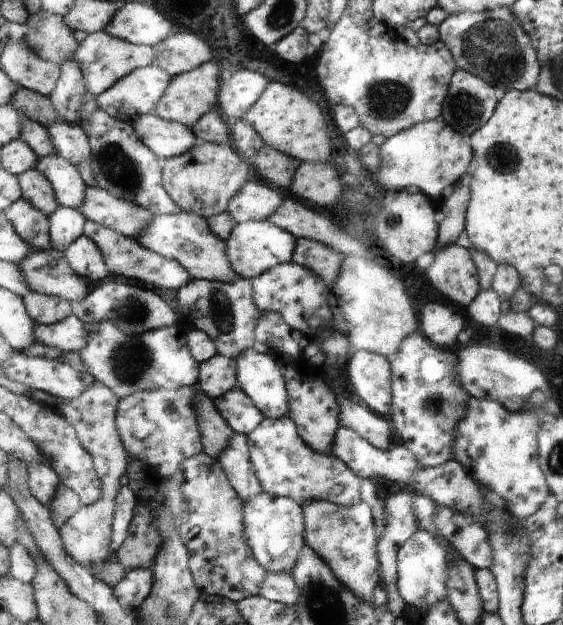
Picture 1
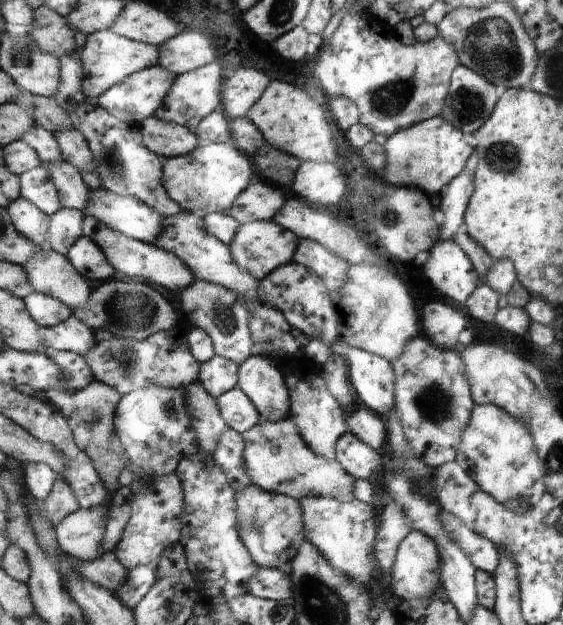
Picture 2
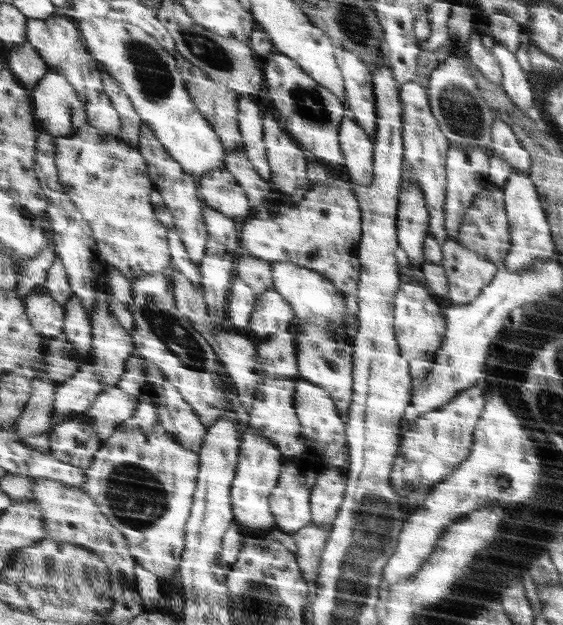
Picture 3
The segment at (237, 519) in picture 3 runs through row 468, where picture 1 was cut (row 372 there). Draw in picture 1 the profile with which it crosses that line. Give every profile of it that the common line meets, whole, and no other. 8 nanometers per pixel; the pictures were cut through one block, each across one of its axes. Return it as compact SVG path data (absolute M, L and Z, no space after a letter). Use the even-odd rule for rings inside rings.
M248 349L238 358L238 388L243 389L256 404L265 418L277 419L287 414L290 402L287 397L286 378L280 374L278 362L268 353L260 353L256 349Z

